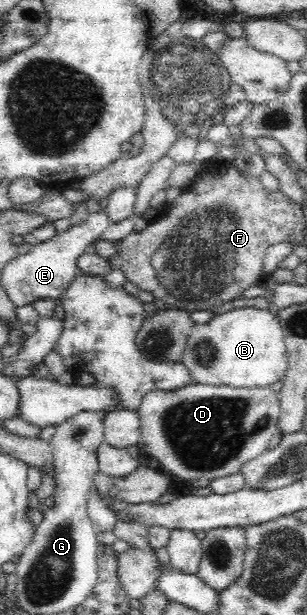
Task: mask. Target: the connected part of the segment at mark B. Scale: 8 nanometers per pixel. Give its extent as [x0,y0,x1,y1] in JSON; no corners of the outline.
[181,307,289,389]

